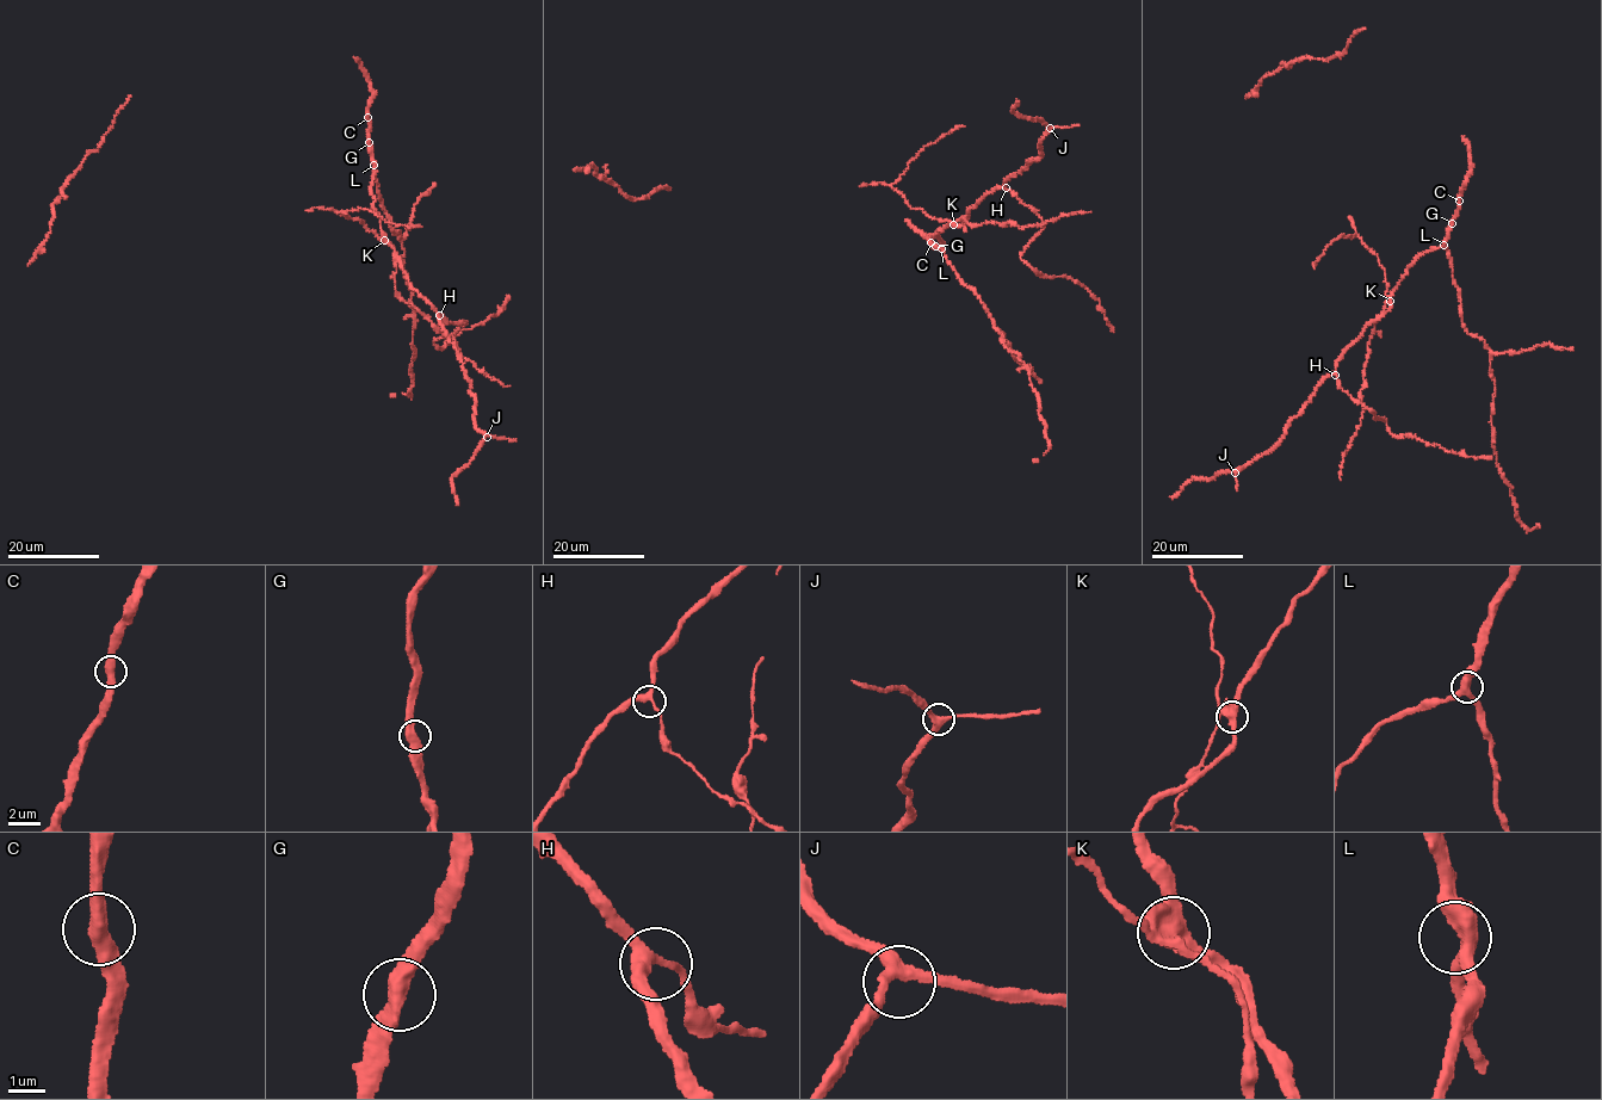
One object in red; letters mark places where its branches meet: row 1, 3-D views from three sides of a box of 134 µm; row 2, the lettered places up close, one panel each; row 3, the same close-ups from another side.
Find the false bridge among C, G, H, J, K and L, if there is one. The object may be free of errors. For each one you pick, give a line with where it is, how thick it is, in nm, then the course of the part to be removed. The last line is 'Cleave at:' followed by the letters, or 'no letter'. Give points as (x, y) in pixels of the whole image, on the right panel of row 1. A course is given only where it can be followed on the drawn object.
K: (1390, 301) | 440 nm | (1391, 301), (1374, 326), (1360, 395), (1364, 412), (1342, 458), (1340, 480)
Cleave at: K

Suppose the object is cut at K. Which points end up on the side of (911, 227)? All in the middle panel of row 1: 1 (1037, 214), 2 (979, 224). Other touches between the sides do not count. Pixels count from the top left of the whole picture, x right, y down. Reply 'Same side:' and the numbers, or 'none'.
Same side: 1

